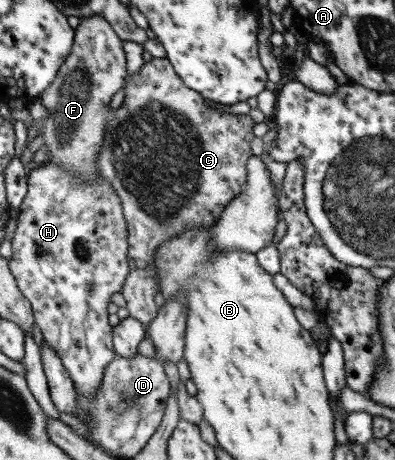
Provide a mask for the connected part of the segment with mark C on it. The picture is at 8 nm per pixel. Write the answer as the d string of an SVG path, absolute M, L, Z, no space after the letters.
M167 56L144 62L138 72L127 77L124 90L123 103L115 110L107 126L105 141L97 154L97 161L103 178L111 182L123 200L128 223L131 275L120 293L129 317L145 324L146 335L139 344L139 352L144 356L156 357L156 347L147 334L147 328L159 316L160 311L154 300L160 288L160 281L156 277L156 255L163 250L165 244L178 240L191 231L191 228L212 227L226 207L244 192L248 182L248 160L253 155L252 128L256 122L250 115L220 111L208 105L204 96L196 89L188 88Z

